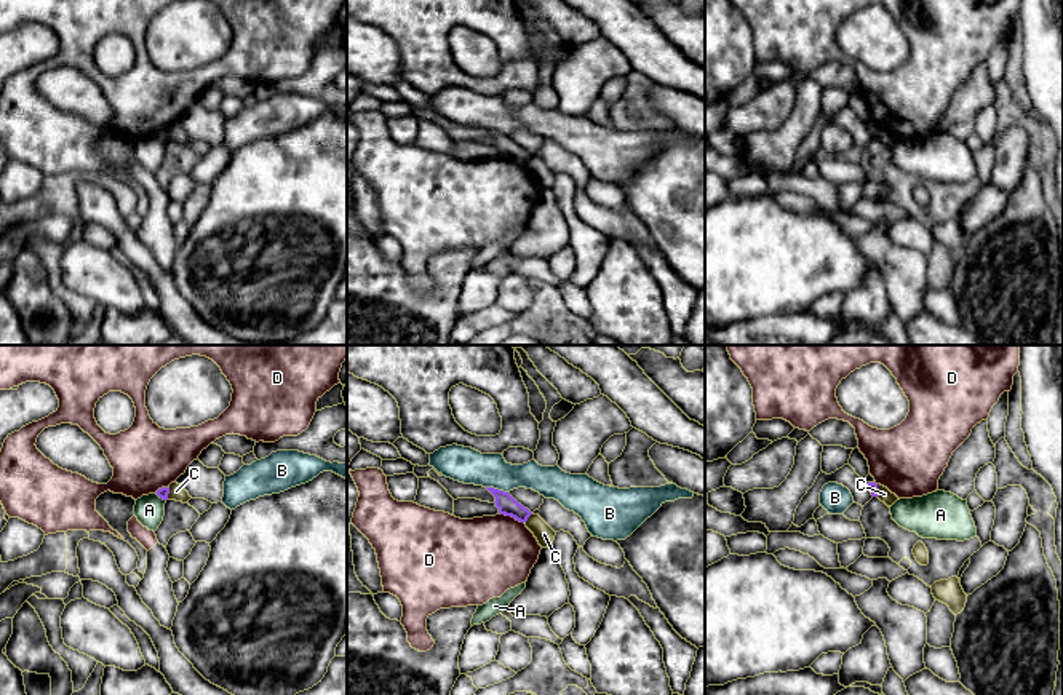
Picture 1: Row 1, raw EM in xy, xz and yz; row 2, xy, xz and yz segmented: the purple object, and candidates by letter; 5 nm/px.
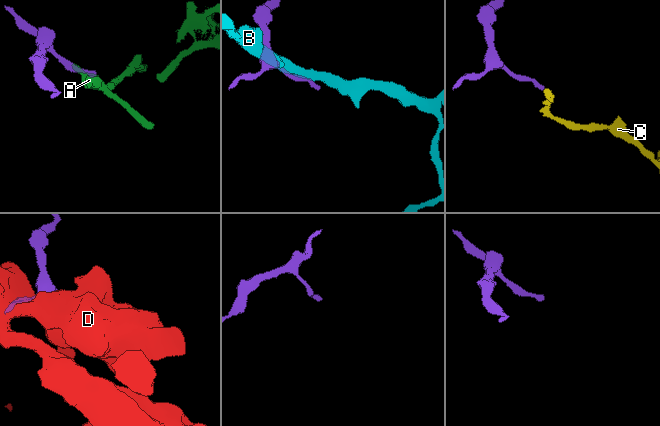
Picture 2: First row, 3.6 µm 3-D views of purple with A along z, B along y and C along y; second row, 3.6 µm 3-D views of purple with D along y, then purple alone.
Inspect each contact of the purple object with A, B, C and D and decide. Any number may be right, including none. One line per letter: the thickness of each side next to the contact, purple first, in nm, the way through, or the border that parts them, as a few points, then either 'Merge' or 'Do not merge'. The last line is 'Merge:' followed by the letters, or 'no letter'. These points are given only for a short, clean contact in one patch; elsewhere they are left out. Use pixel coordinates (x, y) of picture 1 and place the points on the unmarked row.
A: Thickness 50 nm (purple) against 150 nm. Boundary: xy (155, 136), (165, 142). Do not merge
B: Thickness 100 nm (purple) against 180 nm. Do not merge
C: Thickness 100 nm (purple) against 90 nm. Boundary: xz (533, 155), (525, 165). Do not merge
D: Thickness 100 nm (purple) against 400 nm. Do not merge
Merge: no letter

